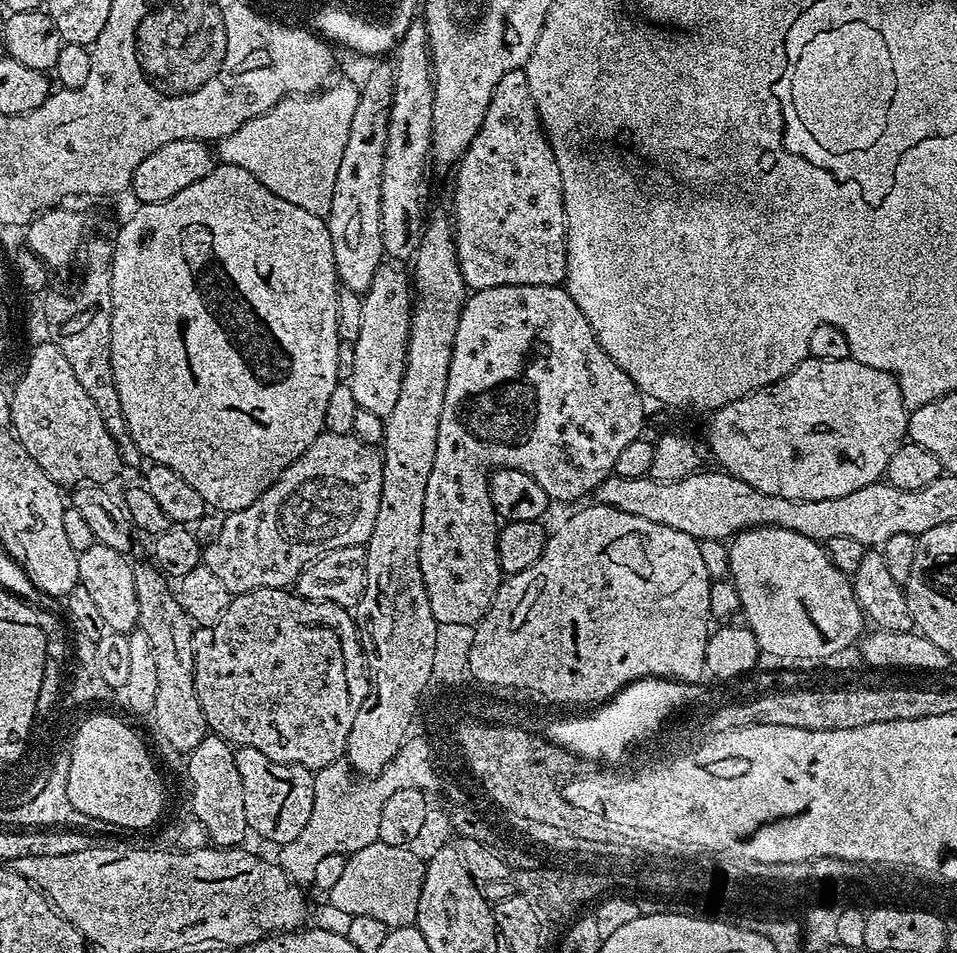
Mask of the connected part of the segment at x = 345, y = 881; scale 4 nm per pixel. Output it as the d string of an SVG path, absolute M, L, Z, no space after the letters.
M376 841L351 853L341 877L328 893L331 904L347 917L370 915L391 929L413 925L421 897L425 861L412 850L408 846L388 846Z

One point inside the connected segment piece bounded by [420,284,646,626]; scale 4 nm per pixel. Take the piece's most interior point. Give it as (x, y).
(530, 387)

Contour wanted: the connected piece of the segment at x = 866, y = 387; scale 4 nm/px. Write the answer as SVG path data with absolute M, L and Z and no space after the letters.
M801 360L790 374L778 378L773 384L762 386L742 398L723 404L715 409L708 420L708 448L717 460L719 467L729 472L734 478L746 482L746 486L754 486L754 490L762 490L762 494L778 494L778 498L794 498L795 500L821 500L822 498L842 498L842 494L854 494L854 490L862 490L862 486L877 483L887 473L890 458L901 447L908 430L908 412L904 407L904 399L900 387L890 374L882 370L874 370L874 366L862 366L862 362L847 360Z

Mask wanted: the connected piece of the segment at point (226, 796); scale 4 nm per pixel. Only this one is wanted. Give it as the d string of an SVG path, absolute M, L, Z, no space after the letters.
M205 734L202 742L187 753L188 780L192 783L191 815L205 828L207 839L218 848L234 848L245 843L244 835L249 835L246 822L246 806L242 803L242 778L238 778L238 766L234 766L234 748L227 740L215 734Z

